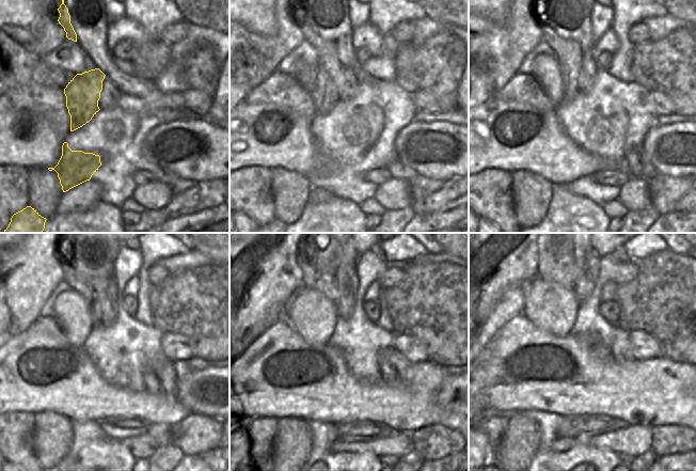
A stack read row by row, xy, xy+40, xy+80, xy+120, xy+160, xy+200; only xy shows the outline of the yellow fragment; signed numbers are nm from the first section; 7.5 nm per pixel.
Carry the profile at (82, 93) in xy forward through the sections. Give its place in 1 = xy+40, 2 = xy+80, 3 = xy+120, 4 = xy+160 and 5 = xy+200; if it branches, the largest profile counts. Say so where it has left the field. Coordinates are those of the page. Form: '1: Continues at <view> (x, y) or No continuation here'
1: Continues at xy+40 (326, 92)
2: Continues at xy+80 (568, 53)
3: Continues at xy+120 (92, 288)
4: Continues at xy+160 (331, 283)
5: Continues at xy+200 (564, 269).

